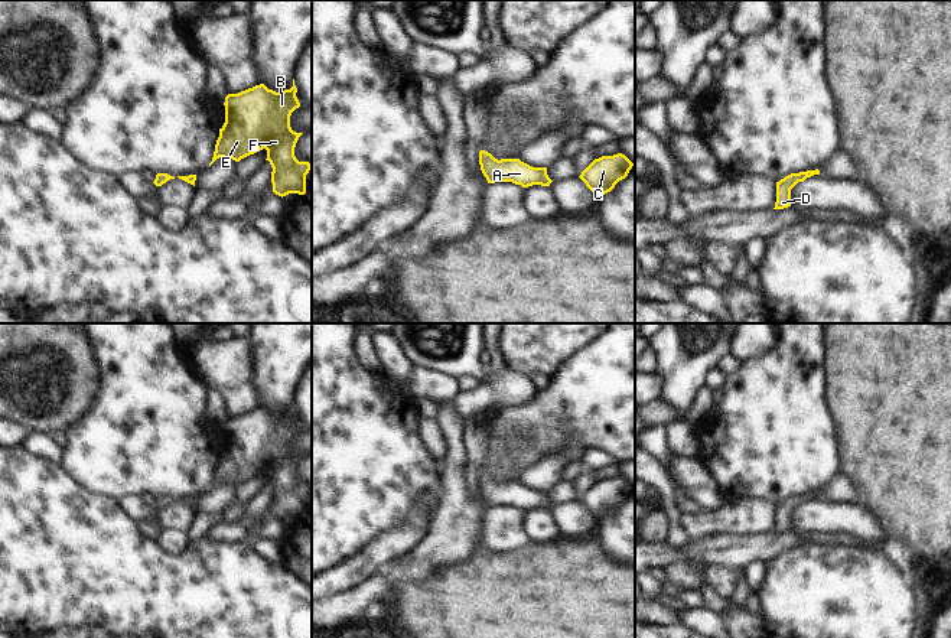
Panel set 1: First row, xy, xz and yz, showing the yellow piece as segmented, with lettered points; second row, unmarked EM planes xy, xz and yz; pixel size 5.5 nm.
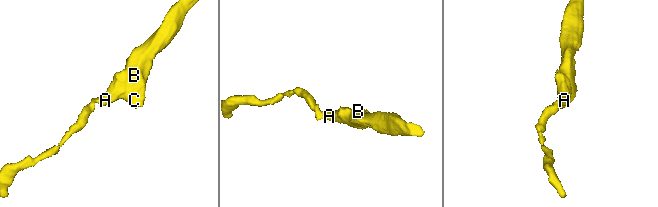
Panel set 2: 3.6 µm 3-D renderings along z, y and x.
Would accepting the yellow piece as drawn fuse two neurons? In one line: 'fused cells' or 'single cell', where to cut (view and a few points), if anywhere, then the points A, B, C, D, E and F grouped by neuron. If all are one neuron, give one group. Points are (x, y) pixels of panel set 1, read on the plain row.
single cell; cut none; groups A B C D E F

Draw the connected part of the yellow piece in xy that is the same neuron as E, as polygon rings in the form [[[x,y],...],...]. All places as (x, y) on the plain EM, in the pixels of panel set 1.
[[[293,403],[293,410],[281,416],[276,416],[268,413],[264,407],[260,407],[238,417],[228,417],[224,426],[225,446],[219,452],[219,460],[209,489],[219,481],[240,485],[241,482],[266,472],[266,484],[268,484],[273,491],[273,515],[281,521],[289,517],[304,518],[306,498],[309,497],[312,486],[299,485],[294,479],[296,466],[303,458],[293,455],[290,450],[290,439],[300,430],[296,416],[297,411]]]

